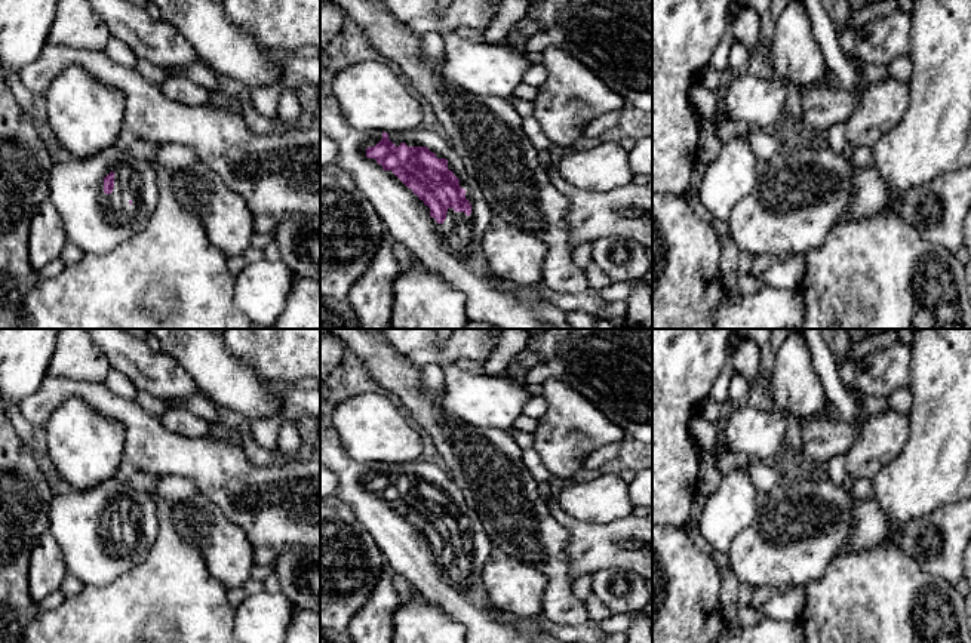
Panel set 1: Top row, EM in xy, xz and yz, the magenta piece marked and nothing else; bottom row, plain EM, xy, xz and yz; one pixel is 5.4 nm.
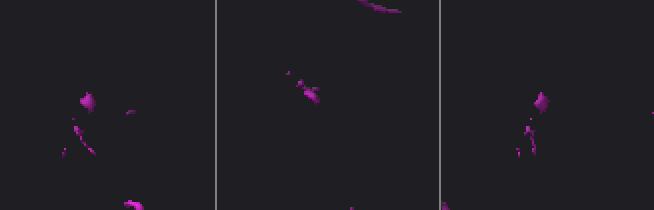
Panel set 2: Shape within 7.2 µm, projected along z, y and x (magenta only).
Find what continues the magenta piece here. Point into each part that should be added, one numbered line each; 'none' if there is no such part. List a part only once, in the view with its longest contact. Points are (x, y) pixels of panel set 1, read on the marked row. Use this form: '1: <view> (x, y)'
1: xz (452, 249)

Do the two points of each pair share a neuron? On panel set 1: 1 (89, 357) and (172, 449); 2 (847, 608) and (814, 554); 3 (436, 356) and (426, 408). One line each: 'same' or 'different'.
1: different
2: different
3: different

